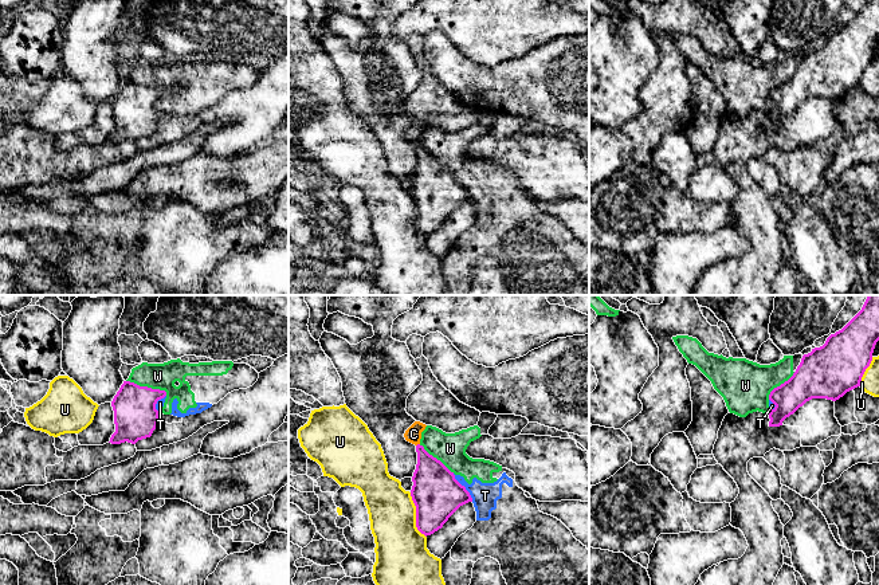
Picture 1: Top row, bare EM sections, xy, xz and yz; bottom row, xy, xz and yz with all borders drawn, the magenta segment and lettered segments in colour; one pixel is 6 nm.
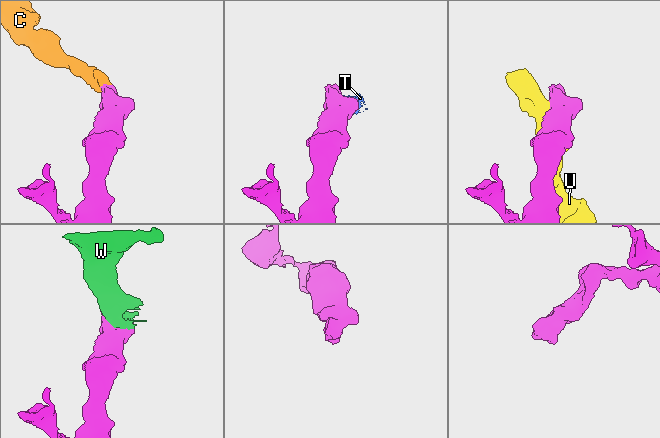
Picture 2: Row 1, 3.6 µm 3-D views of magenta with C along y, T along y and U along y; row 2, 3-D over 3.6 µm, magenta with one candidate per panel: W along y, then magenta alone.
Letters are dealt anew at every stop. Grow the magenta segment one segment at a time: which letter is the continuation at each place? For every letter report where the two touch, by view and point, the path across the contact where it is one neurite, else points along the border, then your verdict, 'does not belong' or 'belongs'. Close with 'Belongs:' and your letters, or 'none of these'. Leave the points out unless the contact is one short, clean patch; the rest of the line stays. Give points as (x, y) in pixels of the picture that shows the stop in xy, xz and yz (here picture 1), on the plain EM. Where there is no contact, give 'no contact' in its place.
C: contact xz (418, 144); way xz (432, 181), (418, 144), (414, 133); belongs
T: contact xz (464, 187); border xz (452, 173), (473, 200); does not belong
U: contact xz (416, 215); does not belong
W: contact xy (146, 86); does not belong
Belongs: C

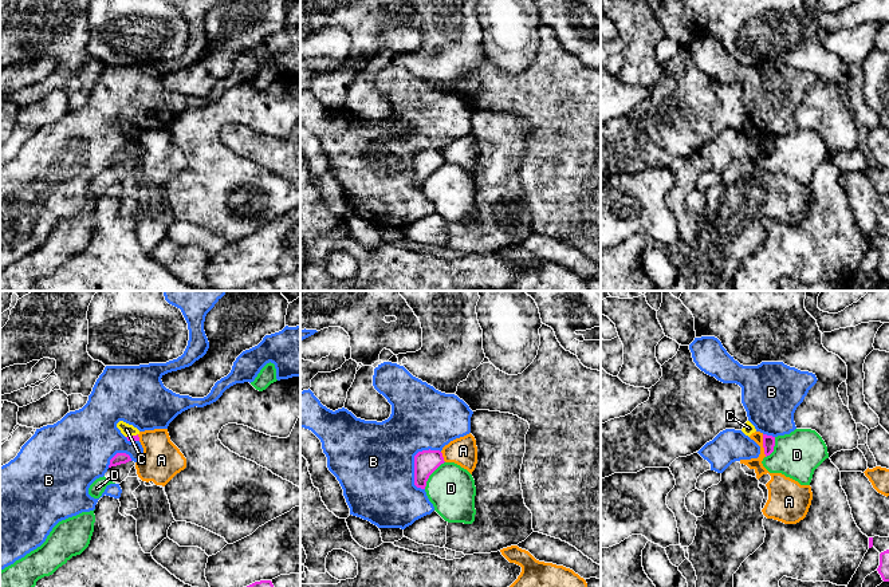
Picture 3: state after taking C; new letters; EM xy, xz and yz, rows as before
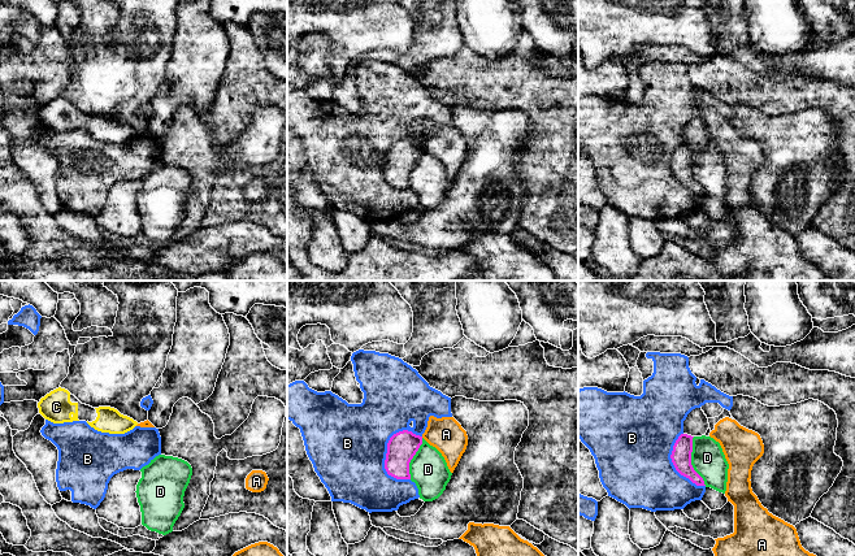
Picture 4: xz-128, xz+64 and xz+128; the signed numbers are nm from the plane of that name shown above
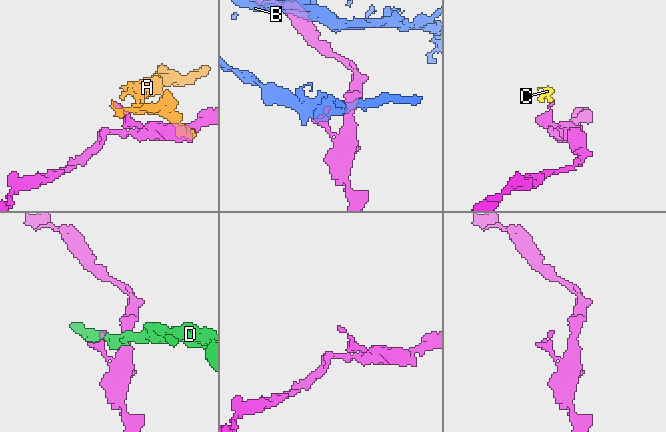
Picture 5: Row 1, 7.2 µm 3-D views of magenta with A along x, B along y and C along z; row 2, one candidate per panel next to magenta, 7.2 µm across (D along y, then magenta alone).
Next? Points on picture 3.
A: contact yz (763, 145); does not belong
B: contact xz (415, 162); does not belong
C: contact xy (132, 136); border xy (137, 133), (126, 137); does not belong
D: contact xz (431, 173); does not belong
Belongs: none of these

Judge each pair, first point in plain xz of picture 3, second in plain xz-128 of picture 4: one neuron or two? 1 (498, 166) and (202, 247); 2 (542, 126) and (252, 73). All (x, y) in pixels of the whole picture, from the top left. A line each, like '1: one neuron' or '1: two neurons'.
1: two neurons
2: one neuron

